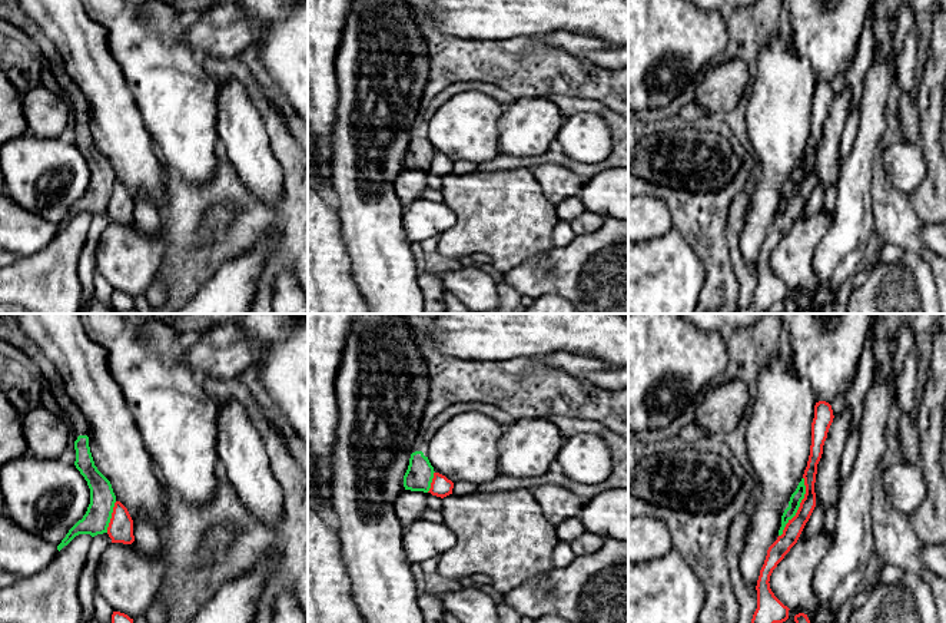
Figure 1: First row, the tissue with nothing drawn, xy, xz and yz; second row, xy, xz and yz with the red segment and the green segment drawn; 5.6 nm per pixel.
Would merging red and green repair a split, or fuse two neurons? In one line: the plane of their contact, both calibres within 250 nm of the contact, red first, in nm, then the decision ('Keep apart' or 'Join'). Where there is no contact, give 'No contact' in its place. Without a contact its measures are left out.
Touches red in yz. Thickness 100 nm (red) against 70 nm. Keep apart

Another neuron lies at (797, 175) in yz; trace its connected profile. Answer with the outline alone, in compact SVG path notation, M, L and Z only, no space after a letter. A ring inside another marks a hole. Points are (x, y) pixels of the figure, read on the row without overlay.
M801 158L796 170L790 176L789 186L784 189L781 195L781 206L779 209L779 215L783 213L786 203L796 195L800 186L800 182L804 178L804 173L806 173L806 165L804 165L804 158Z

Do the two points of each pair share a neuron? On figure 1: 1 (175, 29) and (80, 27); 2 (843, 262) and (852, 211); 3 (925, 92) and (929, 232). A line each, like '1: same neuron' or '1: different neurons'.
1: different neurons
2: same neuron
3: different neurons

